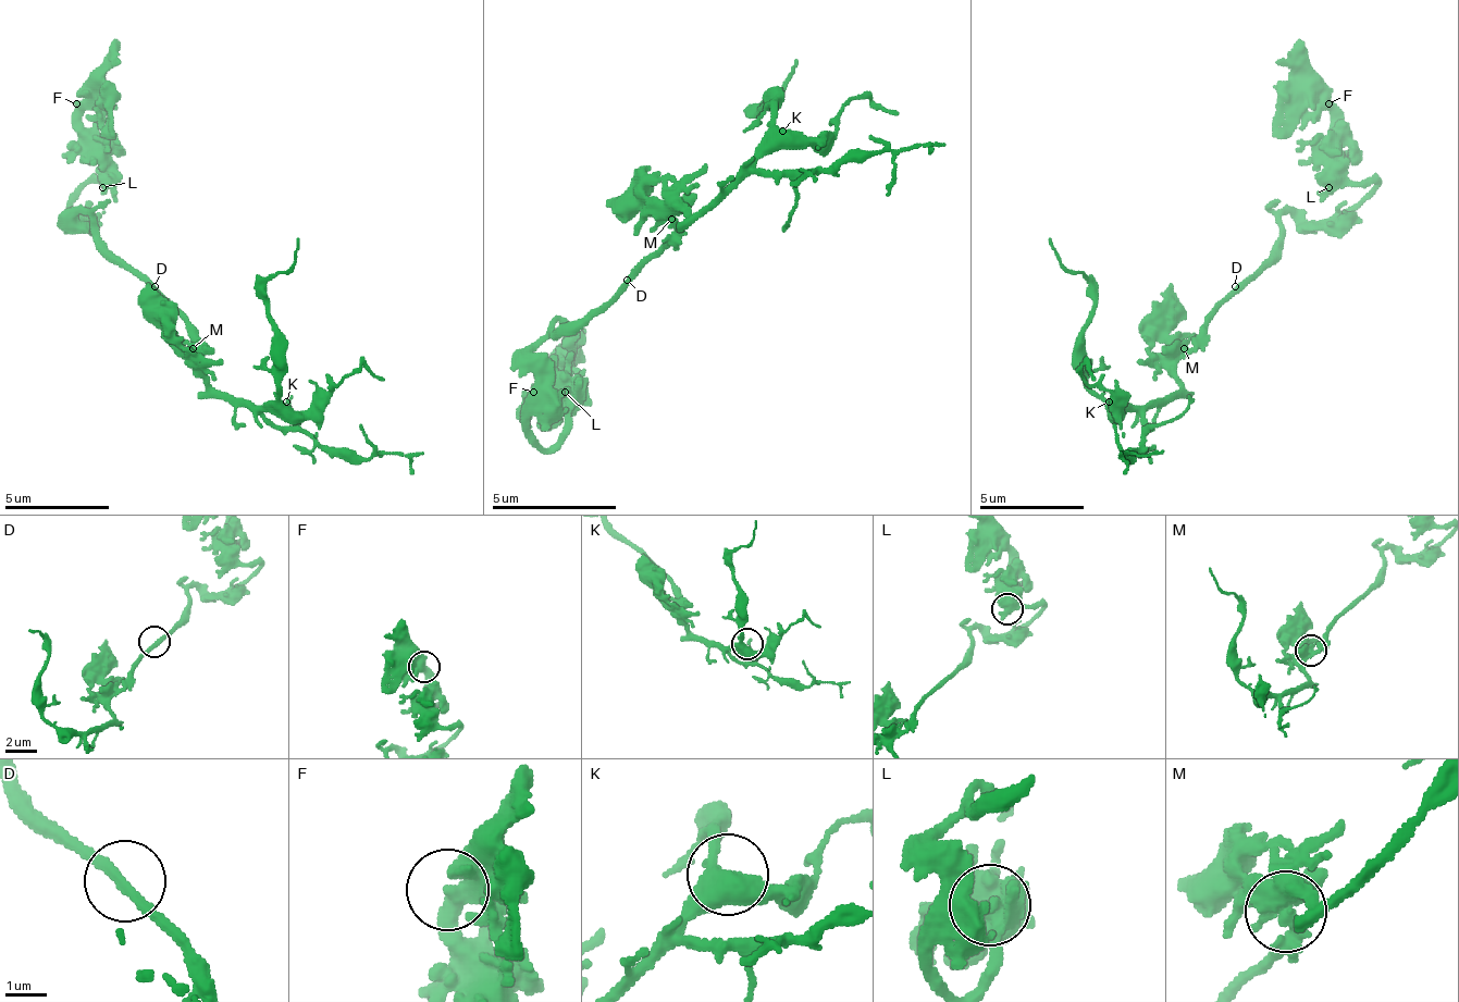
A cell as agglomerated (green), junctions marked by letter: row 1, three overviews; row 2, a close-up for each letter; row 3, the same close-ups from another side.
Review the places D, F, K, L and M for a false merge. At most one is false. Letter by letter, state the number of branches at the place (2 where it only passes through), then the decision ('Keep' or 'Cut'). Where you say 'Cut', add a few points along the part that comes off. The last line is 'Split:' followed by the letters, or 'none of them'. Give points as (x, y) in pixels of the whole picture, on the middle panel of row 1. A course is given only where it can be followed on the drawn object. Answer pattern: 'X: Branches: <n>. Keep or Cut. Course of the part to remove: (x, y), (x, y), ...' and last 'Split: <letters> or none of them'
D: Branches: 2. Keep
F: Branches: 2. Keep
K: Branches: 3. Keep
L: Branches: 3. Keep
M: Branches: 4. Cut. Course of the part to remove: (670, 218), (676, 211), (701, 211), (739, 174), (769, 118), (769, 99), (757, 112), (794, 74), (794, 62)
Split: M

